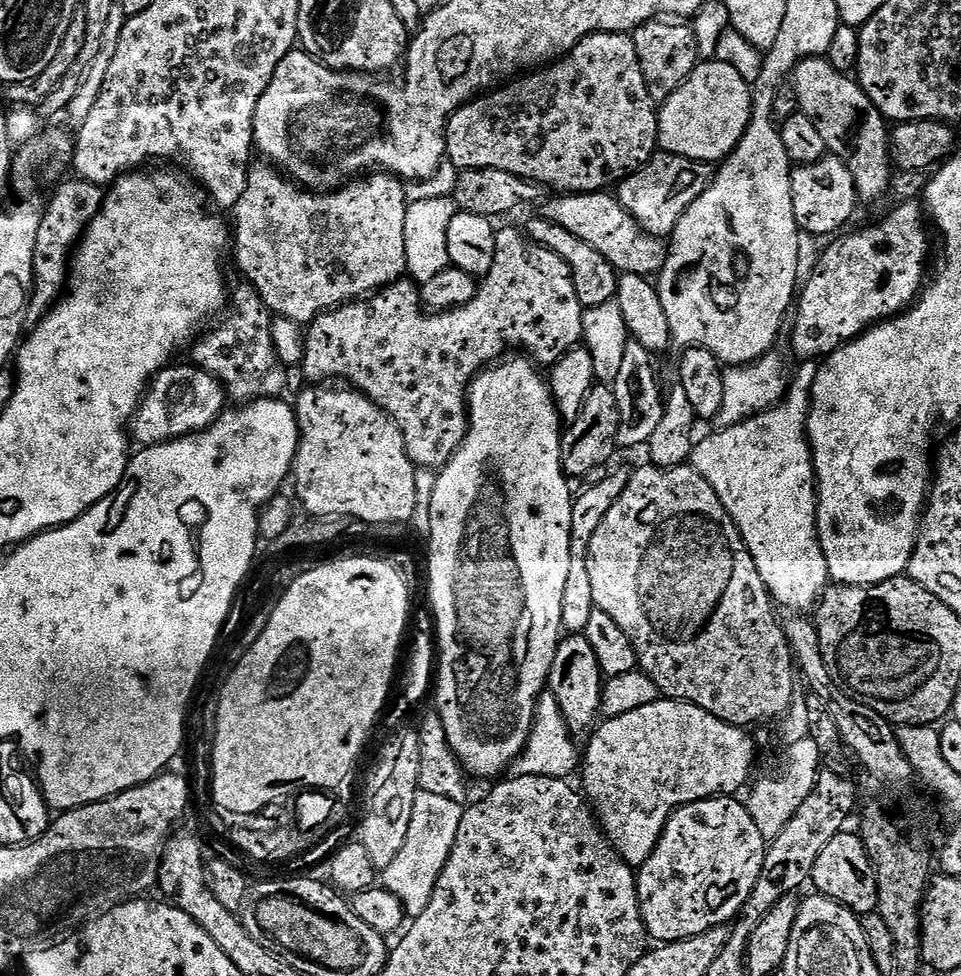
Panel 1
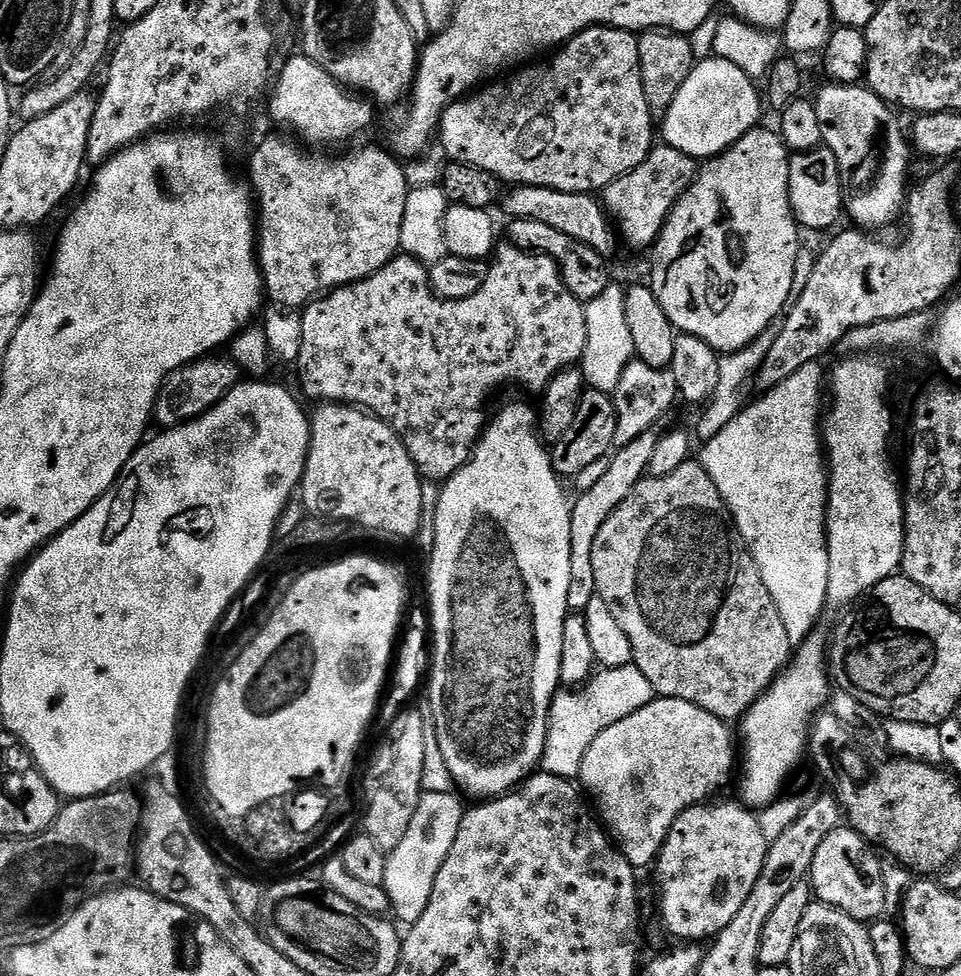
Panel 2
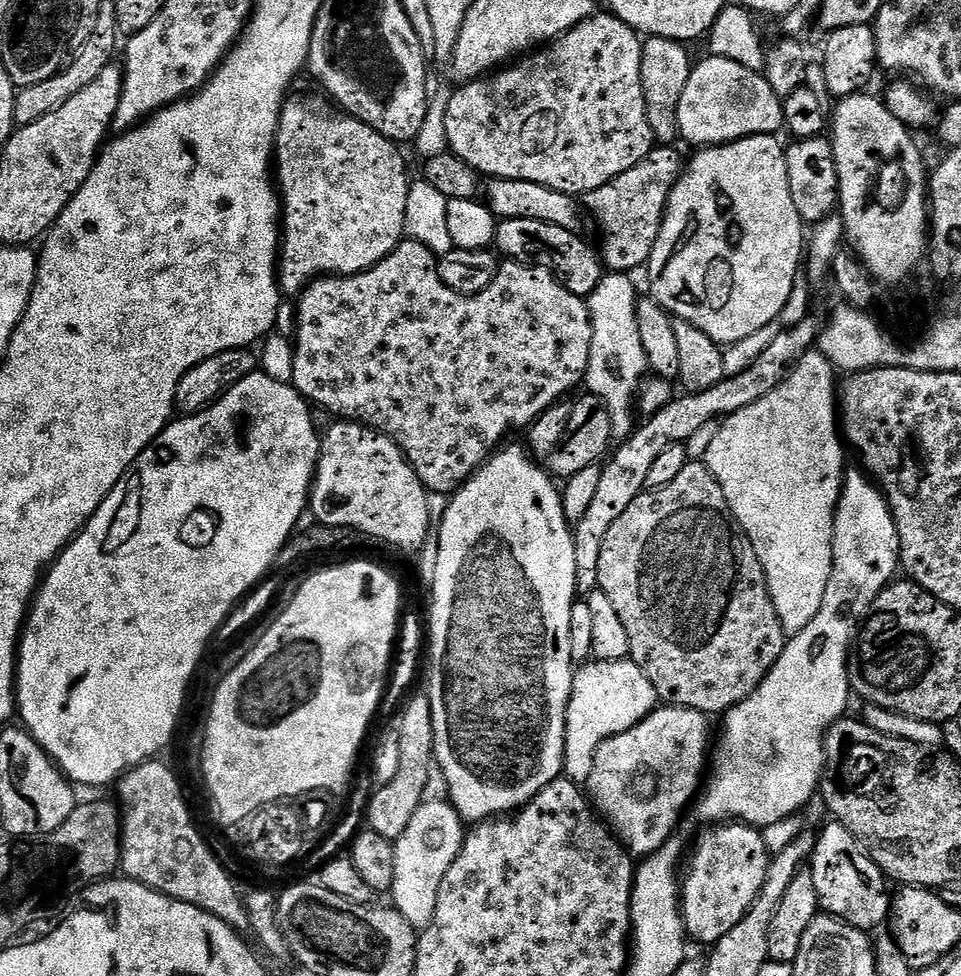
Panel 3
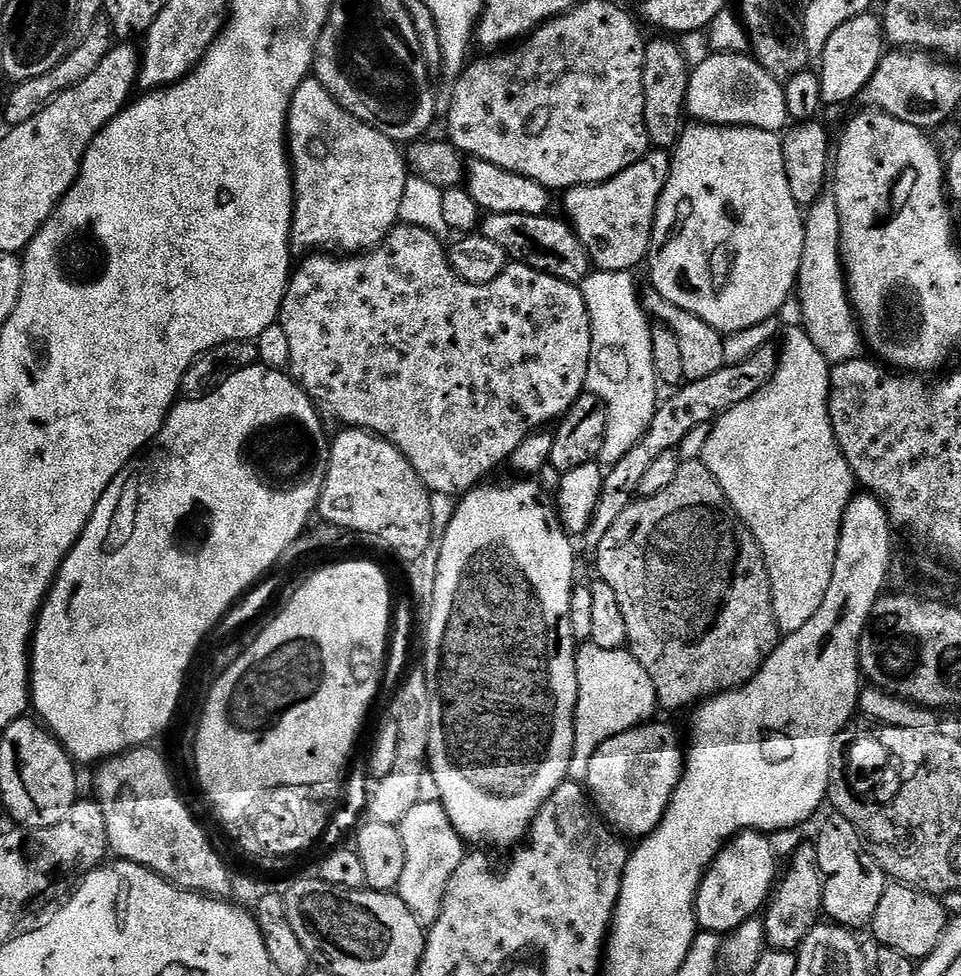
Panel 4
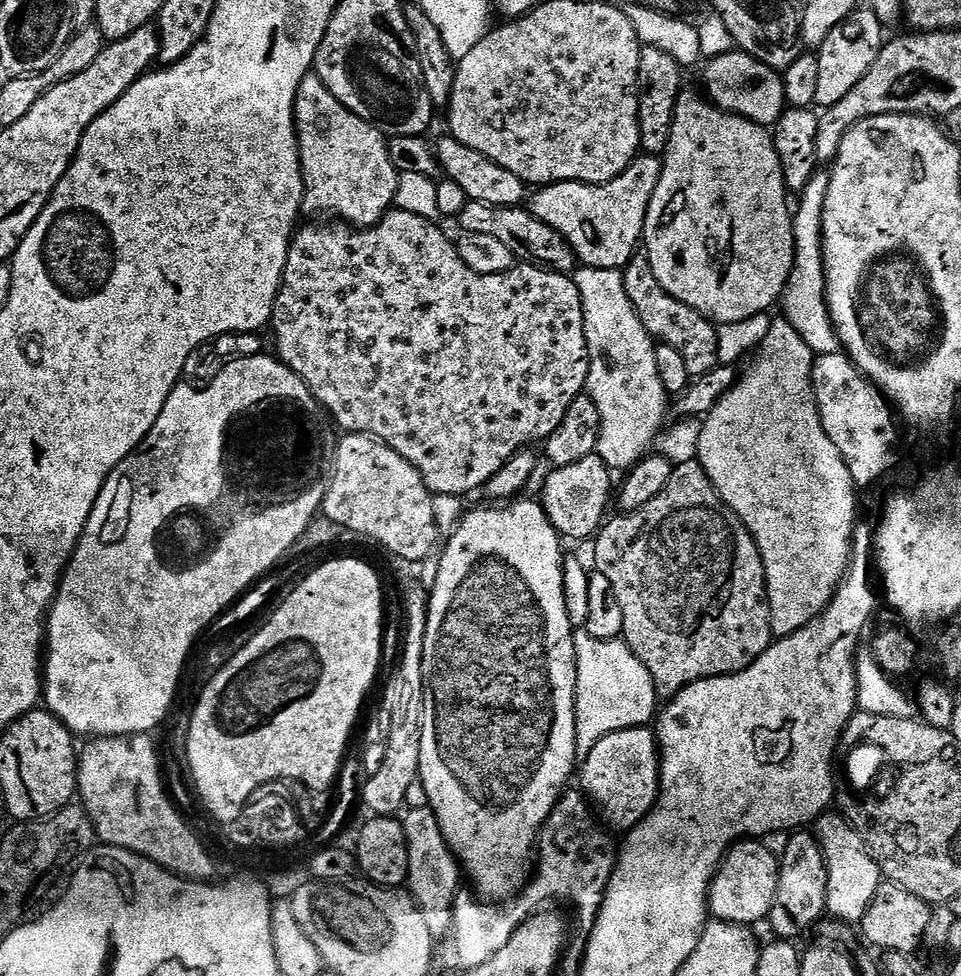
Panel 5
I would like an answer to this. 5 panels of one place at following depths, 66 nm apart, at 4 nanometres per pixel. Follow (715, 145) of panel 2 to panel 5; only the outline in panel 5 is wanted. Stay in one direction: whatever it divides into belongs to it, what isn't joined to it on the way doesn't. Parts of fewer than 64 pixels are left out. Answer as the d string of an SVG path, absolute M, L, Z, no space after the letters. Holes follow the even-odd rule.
M739 50L711 59L705 66L706 90L711 100L724 113L741 116L767 128L779 120L786 107L784 81L779 73Z

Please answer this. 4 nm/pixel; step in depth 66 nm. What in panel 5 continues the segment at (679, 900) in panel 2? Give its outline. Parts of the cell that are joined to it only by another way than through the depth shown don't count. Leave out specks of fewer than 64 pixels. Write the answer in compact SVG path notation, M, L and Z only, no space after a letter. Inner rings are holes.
M756 838L741 840L729 848L723 864L716 871L708 891L708 911L721 924L763 925L776 905L779 877L779 859L766 850L763 842Z

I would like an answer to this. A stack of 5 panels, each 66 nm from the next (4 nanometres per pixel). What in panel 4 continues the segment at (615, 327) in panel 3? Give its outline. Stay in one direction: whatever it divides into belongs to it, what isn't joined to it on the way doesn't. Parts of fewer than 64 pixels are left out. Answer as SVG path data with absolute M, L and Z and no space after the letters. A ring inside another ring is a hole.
M589 271L584 283L579 285L584 296L586 310L590 314L590 362L588 363L587 391L596 396L604 404L606 418L606 434L602 442L602 450L598 457L599 463L611 466L619 462L644 437L650 422L656 413L658 381L654 374L652 358L652 331L650 320L644 311L641 293L636 292L636 280L632 272Z

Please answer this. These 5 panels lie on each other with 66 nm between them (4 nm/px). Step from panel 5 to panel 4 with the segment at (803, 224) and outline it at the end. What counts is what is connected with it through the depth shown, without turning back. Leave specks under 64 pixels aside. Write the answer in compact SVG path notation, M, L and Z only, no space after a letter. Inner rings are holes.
M824 191L807 209L802 262L794 292L797 297L800 295L800 305L795 302L784 304L778 313L779 323L783 327L799 327L802 324L804 333L828 359L829 365L857 359L862 352L862 337L860 325L856 323L856 313L852 311L852 301L848 298L846 278L842 273L838 204L831 191Z

